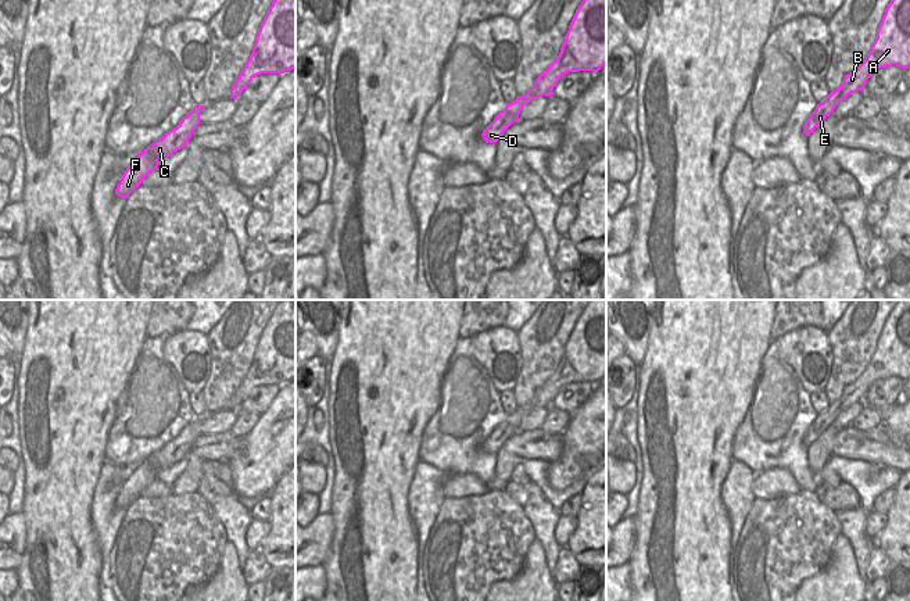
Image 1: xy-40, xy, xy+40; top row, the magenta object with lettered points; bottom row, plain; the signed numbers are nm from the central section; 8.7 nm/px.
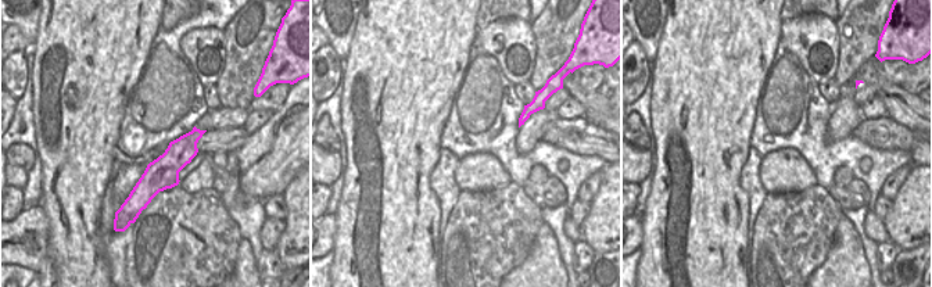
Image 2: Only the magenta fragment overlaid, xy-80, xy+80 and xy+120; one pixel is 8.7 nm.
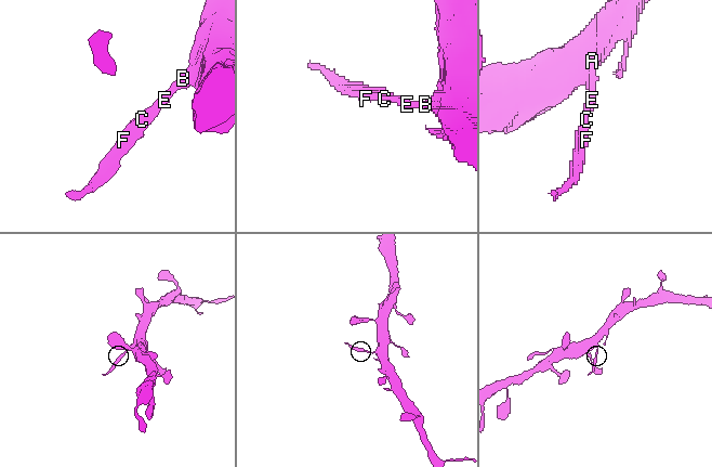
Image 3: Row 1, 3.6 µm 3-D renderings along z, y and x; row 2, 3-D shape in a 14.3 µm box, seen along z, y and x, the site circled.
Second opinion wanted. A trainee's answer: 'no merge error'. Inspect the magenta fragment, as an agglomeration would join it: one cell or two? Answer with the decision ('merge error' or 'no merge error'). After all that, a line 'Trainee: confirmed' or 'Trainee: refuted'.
merge error
Trainee: refuted

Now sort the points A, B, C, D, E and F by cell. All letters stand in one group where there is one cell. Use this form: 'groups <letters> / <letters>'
groups A B / C D E F

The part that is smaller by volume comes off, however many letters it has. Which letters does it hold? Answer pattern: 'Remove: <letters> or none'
Remove: C, D, E, F

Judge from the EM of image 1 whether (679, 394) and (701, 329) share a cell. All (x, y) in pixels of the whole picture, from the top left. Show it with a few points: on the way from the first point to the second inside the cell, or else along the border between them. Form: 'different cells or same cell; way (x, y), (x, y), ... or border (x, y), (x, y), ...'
same cell; way (695, 378), (701, 368), (701, 346)

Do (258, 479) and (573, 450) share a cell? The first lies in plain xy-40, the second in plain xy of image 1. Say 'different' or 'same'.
same

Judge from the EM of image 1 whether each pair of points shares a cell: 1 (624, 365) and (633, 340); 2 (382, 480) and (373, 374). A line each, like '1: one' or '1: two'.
1: two
2: one

